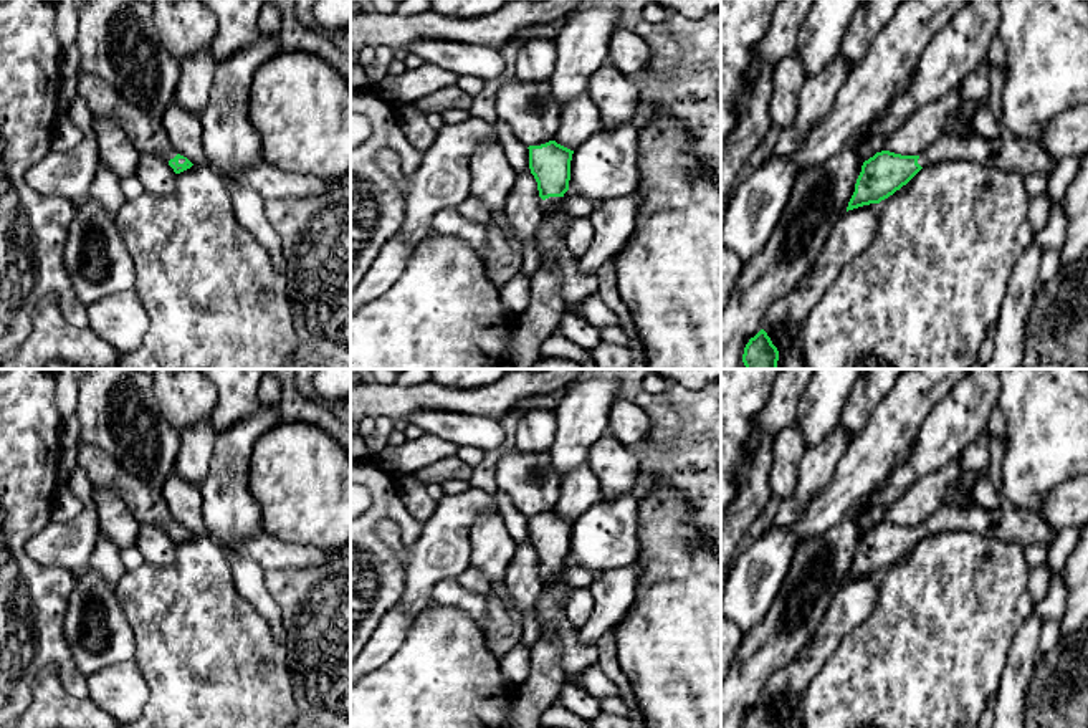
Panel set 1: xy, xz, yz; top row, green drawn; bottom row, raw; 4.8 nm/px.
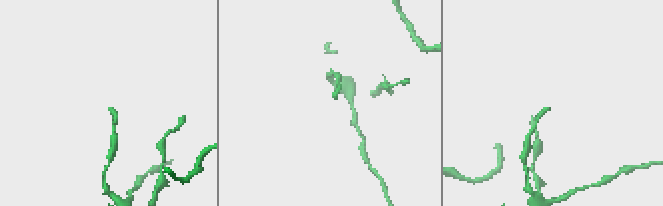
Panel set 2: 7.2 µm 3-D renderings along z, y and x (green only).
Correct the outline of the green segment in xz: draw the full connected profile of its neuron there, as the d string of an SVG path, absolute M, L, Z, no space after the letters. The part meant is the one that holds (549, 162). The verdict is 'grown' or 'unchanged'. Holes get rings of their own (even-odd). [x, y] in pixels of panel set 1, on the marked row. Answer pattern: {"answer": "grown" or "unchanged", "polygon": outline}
{"answer": "grown", "polygon": "M549 141L541 146L529 146L529 169L537 182L539 207L544 215L556 210L569 190L570 160L574 151Z"}

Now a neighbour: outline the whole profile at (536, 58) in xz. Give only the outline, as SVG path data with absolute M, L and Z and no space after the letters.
M532 38L521 43L514 61L514 78L526 83L549 81L557 60L554 40Z

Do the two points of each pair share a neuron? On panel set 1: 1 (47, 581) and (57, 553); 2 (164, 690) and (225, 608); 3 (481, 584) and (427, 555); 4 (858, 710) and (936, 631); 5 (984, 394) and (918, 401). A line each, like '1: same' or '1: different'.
1: different
2: same
3: different
4: same
5: different

